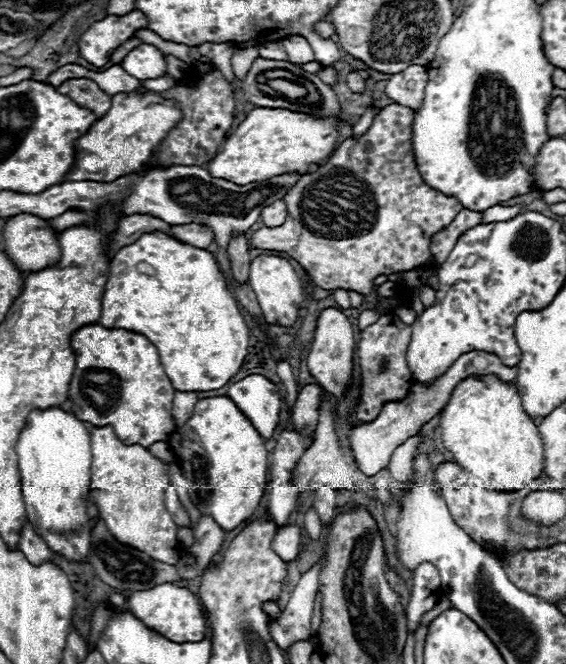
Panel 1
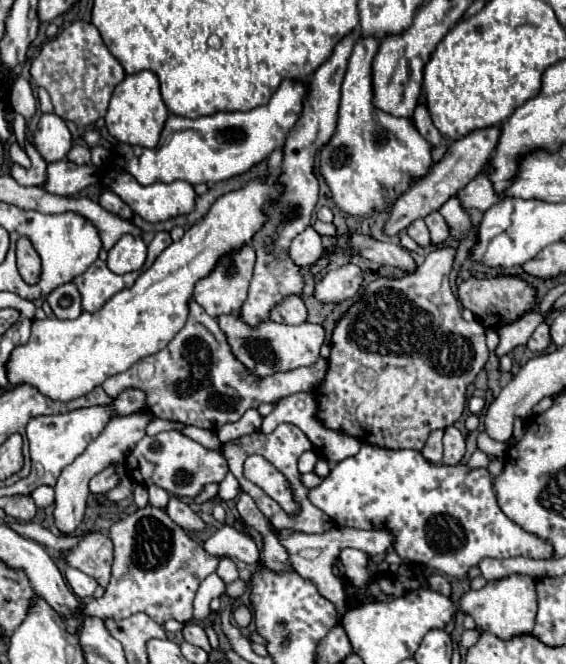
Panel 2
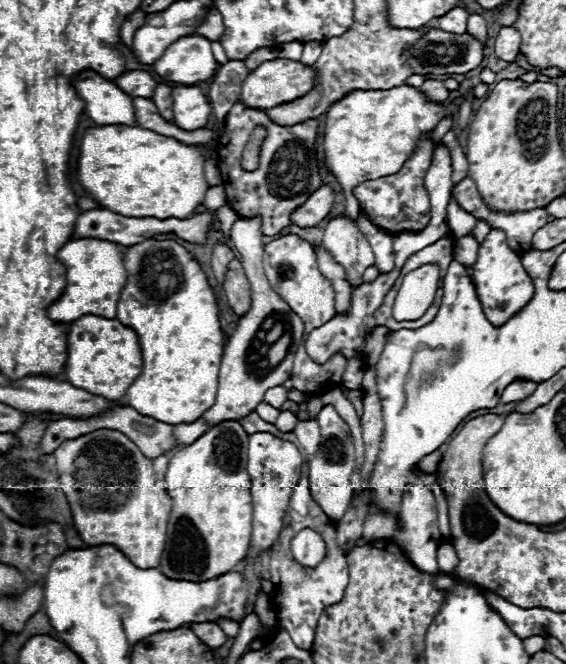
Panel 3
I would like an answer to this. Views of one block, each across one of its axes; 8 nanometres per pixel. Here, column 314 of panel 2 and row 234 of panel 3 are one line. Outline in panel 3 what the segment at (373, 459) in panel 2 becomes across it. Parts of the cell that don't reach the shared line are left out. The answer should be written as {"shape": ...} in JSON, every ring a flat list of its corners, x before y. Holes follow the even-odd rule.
{"shape":[[490,230,484,242,480,242,478,258,474,266,470,268,470,278,476,286,476,294,482,302,486,318,494,326,502,326,512,316,516,316,534,296,534,284,528,276,528,272,522,266,520,256,508,246,504,230]]}

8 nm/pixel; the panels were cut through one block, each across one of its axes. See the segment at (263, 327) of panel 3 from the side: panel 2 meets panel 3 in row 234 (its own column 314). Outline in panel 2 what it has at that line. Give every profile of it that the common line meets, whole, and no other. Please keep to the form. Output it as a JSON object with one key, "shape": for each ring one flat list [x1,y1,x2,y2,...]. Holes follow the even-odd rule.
{"shape":[[306,228,302,234,298,234,294,240,292,240,292,246,290,246,290,258,298,264,298,266,310,266,314,264,324,252,324,246,322,246,322,238,320,234,314,230,314,228]]}

